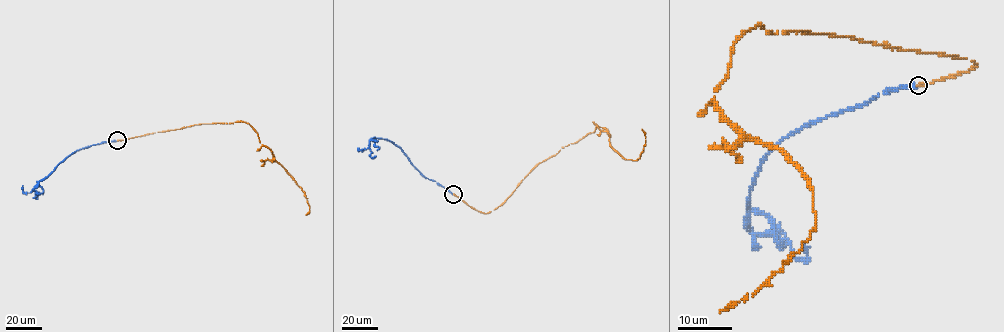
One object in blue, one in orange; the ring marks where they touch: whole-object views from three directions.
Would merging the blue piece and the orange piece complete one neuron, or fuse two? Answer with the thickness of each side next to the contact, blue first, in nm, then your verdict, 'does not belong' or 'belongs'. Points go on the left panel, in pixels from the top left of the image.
170 nm thick on the blue side, 240 nm on the other; belongs

